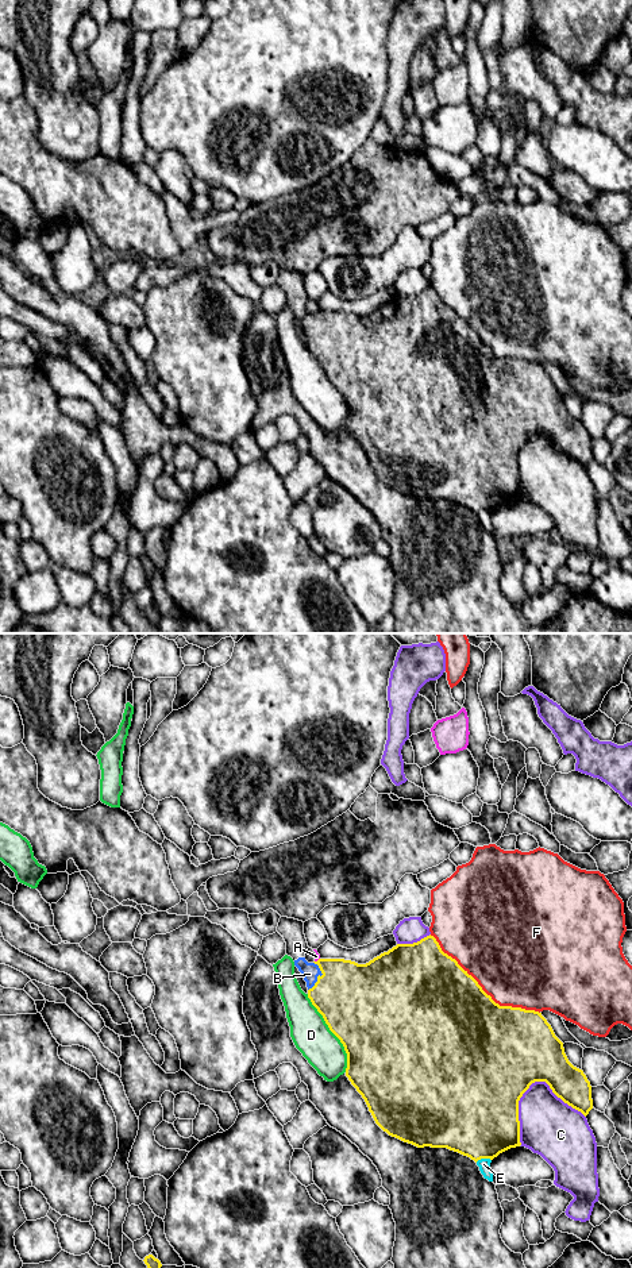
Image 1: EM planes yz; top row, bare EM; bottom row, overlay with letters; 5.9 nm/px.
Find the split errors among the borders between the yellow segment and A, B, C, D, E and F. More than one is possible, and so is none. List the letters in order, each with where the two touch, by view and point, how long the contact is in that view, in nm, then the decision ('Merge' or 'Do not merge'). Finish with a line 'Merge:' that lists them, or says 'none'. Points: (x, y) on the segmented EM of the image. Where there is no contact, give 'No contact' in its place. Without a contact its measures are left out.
A: Touches yellow at yz (318, 960). Shared border 40 nm. Do not merge
B: Touches yellow at yz (318, 976). Shared border 180 nm. Merge
C: Touches yellow at yz (530, 1085). Shared border 420 nm. Do not merge
D: Touches yellow at yz (332, 1032). Shared border 500 nm. Do not merge
E: Touches yellow at yz (482, 1157). Shared border 100 nm. Do not merge
F: Touches yellow at yz (481, 989). Shared border 800 nm. Do not merge
Merge: B

